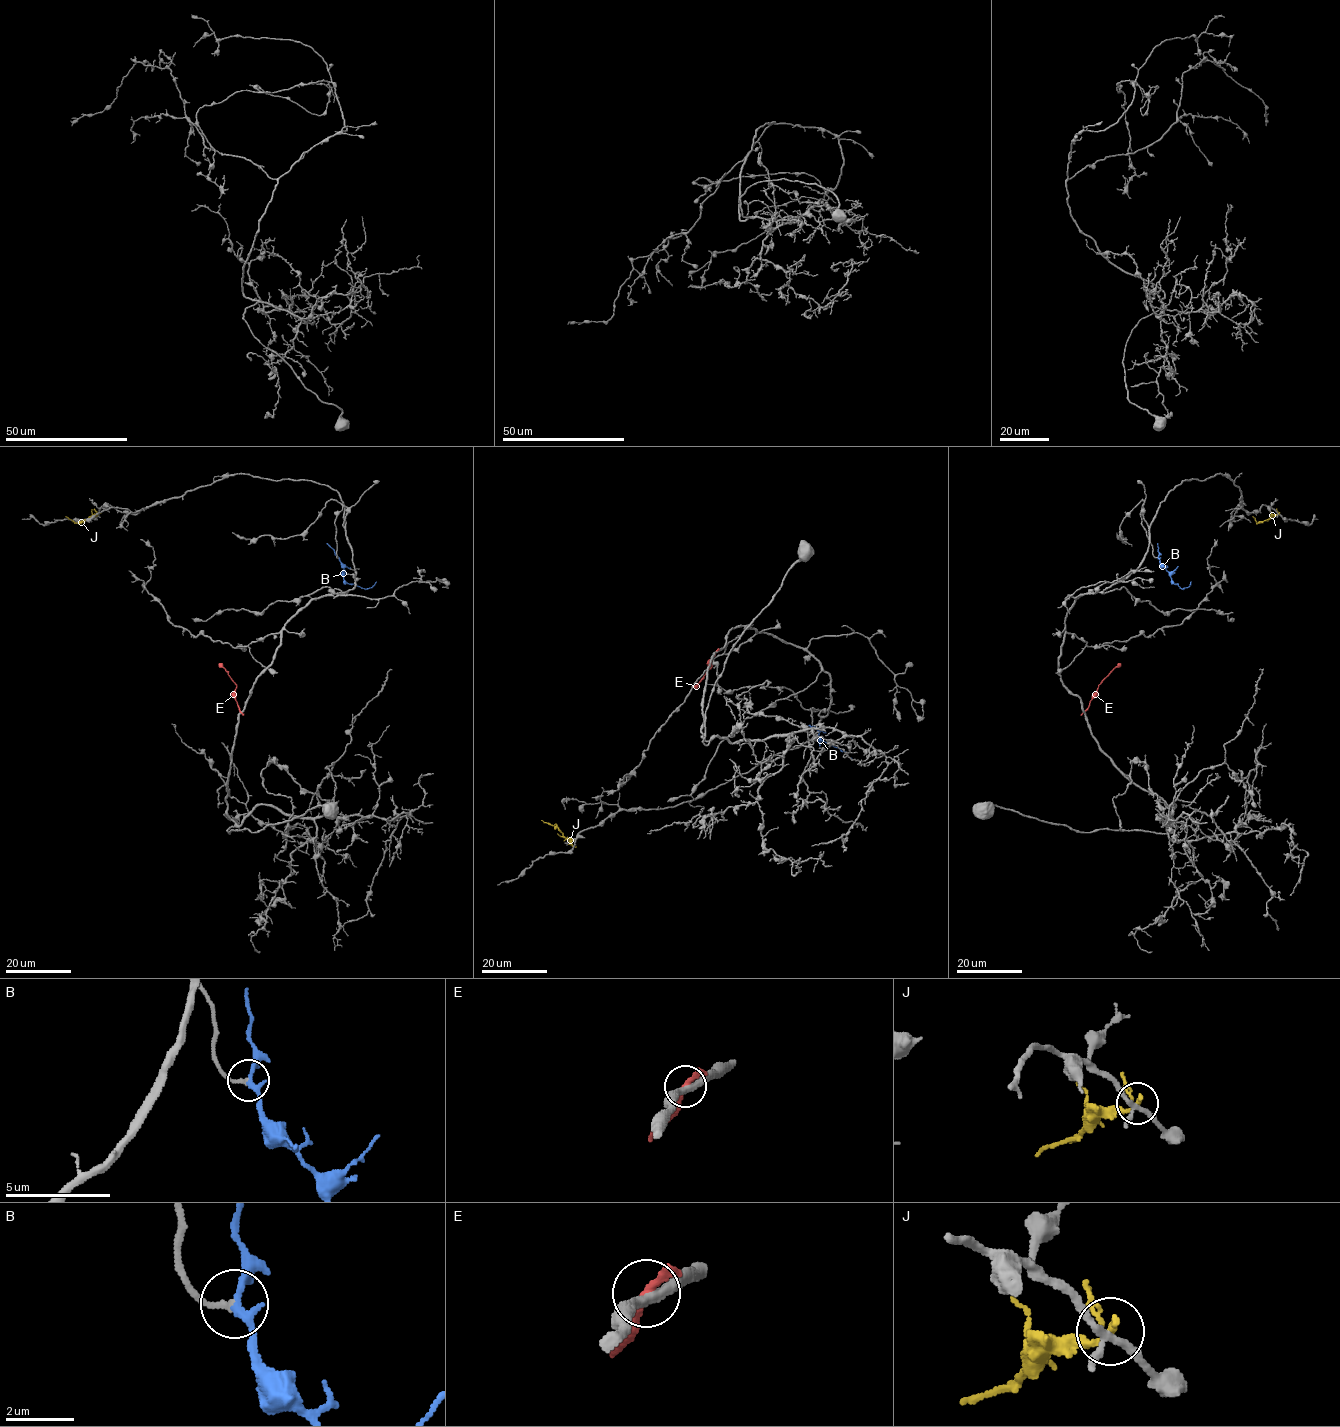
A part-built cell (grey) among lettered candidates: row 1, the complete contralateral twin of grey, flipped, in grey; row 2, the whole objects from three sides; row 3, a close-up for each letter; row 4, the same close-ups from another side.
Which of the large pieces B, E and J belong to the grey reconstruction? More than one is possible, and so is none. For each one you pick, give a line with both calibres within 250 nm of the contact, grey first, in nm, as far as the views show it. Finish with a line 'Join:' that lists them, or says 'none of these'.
B: 180 nm thick on the grey side, 240 nm on the other
Join: B

